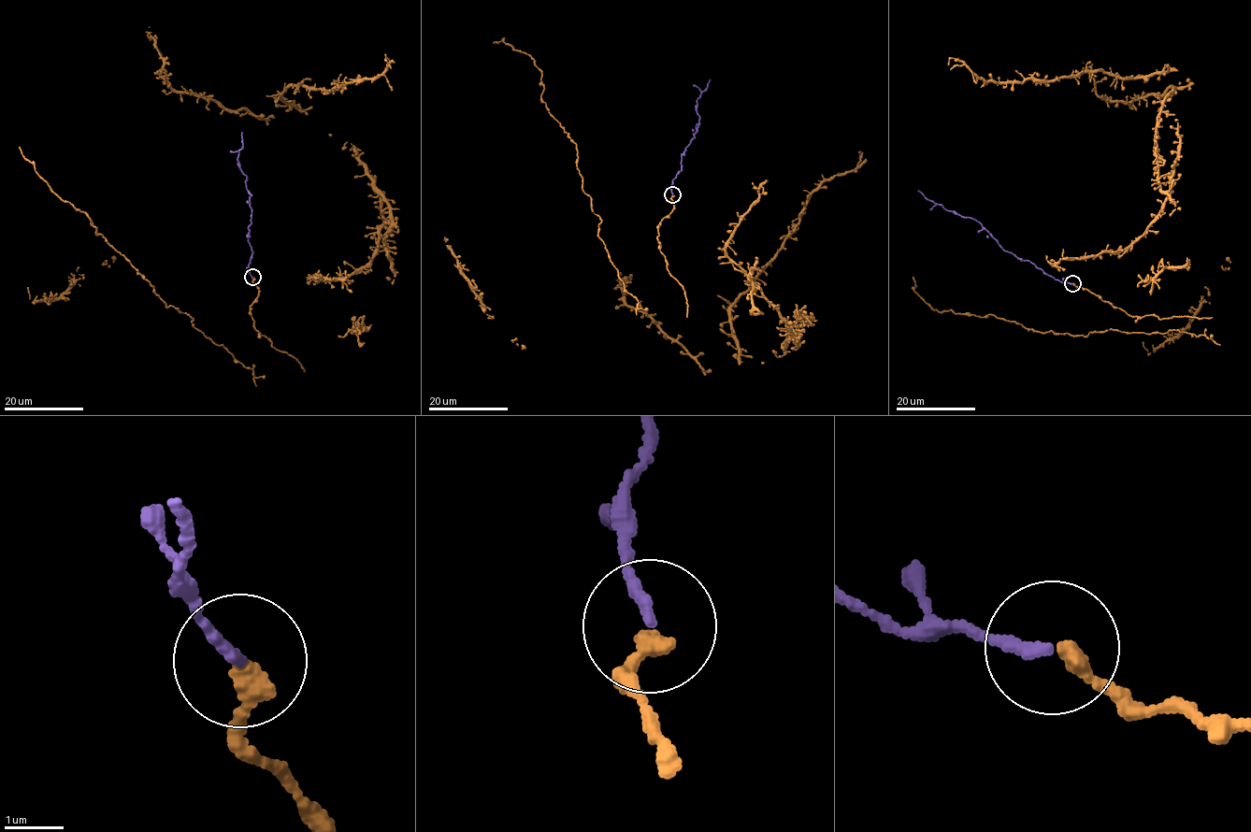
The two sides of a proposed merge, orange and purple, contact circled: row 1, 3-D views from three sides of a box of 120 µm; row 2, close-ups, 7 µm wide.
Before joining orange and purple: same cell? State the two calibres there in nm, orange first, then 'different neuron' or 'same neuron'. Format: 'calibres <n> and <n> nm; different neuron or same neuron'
calibres 320 and 190 nm; same neuron

